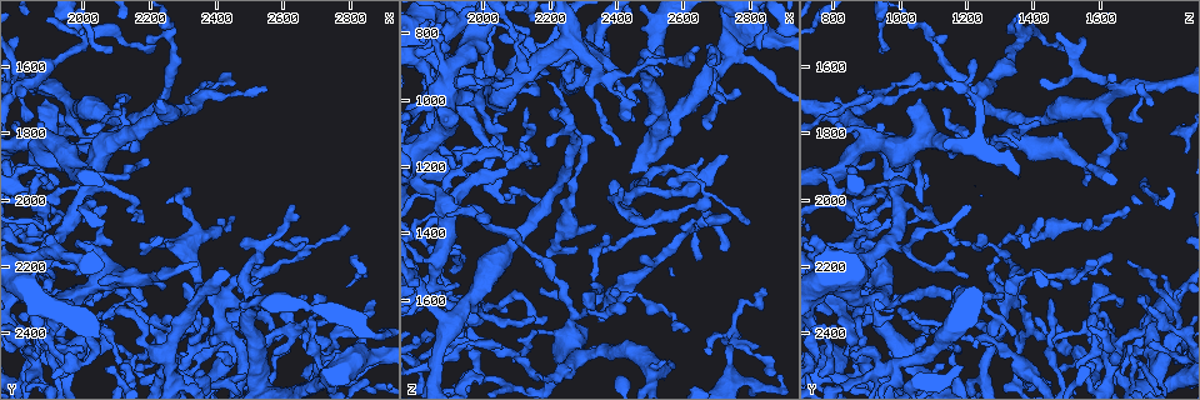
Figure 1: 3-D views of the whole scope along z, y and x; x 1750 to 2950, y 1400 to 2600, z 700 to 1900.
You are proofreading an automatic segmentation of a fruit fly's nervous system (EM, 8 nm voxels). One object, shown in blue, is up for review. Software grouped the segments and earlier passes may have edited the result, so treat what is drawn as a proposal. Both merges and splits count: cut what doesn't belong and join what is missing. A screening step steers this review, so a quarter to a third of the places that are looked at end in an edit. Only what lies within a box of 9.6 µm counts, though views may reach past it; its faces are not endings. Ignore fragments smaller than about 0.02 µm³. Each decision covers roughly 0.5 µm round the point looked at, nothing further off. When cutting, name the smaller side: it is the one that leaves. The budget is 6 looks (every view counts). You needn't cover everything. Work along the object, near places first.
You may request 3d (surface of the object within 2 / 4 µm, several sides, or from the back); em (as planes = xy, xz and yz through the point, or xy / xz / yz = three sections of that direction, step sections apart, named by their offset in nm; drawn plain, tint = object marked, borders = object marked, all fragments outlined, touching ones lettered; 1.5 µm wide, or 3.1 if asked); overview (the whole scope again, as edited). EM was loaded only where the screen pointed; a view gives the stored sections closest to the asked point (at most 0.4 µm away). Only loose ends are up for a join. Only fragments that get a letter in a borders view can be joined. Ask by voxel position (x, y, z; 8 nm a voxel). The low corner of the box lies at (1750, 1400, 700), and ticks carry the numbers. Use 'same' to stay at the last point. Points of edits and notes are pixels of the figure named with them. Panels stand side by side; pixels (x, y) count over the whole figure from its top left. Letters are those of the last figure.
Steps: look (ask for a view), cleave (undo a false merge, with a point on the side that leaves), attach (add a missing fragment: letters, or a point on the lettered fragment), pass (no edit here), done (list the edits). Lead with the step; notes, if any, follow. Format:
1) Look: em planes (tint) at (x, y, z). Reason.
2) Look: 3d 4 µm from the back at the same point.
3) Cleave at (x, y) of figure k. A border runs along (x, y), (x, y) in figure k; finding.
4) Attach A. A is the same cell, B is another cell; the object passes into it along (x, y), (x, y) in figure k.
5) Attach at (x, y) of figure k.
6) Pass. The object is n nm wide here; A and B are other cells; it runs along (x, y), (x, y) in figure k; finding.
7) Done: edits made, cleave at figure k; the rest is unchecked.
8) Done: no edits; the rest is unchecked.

Look: em planes (borders) at (2090, 2330, 1000).

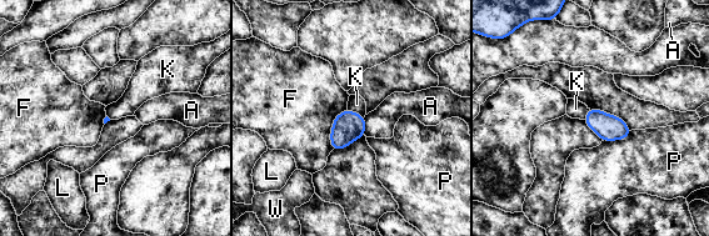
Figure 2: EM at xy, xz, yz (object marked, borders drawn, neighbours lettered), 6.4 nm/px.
Pass. A, F, K, L, P and W are other cells; none of them fits.

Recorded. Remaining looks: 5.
Look: em planes (tint) at (2710, 2550, 870). A narrow waist.

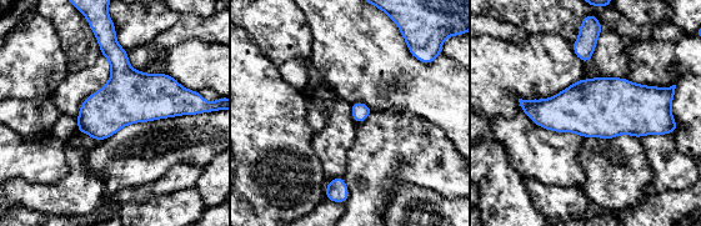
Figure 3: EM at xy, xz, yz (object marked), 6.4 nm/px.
Look: em planes (borders) at the same point. What lies round it.

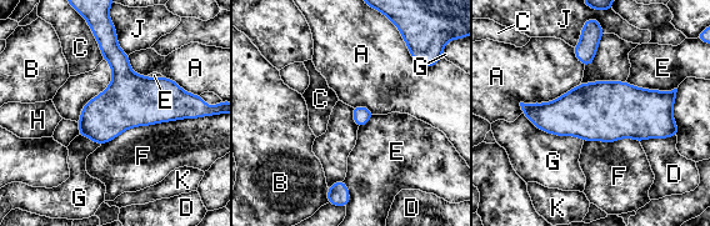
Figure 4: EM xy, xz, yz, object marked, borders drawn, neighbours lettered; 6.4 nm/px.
Pass. The longest contact is with F, 650 nm; A, B, C, D, E, F, G, H, J and K are other cells; a border runs along (198, 116), (131, 126), (101, 145) in figure 4; one neuron here.

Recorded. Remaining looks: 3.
Look: em xy step 8 (borders) at (2830, 2410, 1570). Tapers out.

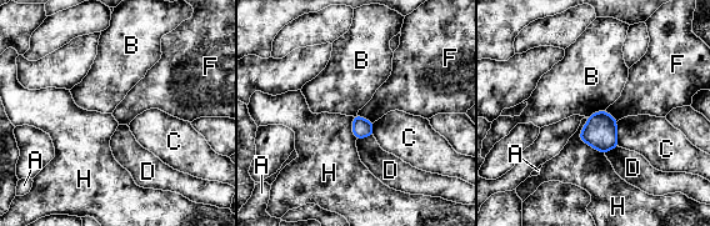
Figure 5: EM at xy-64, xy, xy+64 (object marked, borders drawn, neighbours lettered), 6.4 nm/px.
Look: em planes (borders) at the same point. Another direction.

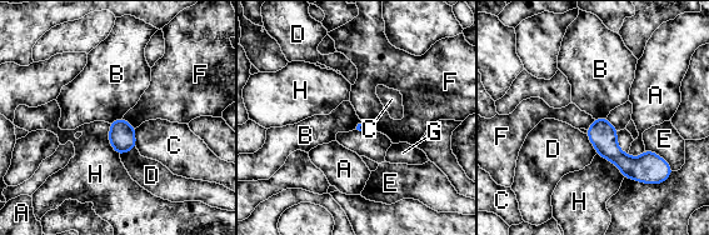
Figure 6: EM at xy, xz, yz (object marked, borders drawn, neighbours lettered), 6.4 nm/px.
Pass. The longest contact is with H, 220 nm; A, B, C, D, E, F, G and H are other cells; a border runs along (121, 118), (115, 118), (109, 123) in figure 6; no lettered fragment goes on from it.

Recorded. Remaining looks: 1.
Done: no edits; the rest is unchecked.

